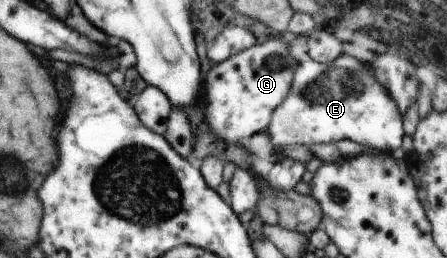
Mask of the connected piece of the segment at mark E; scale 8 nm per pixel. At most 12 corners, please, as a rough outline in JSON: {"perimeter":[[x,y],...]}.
{"perimeter":[[298,64],[266,132],[283,148],[342,139],[392,154],[401,107],[374,65]]}

